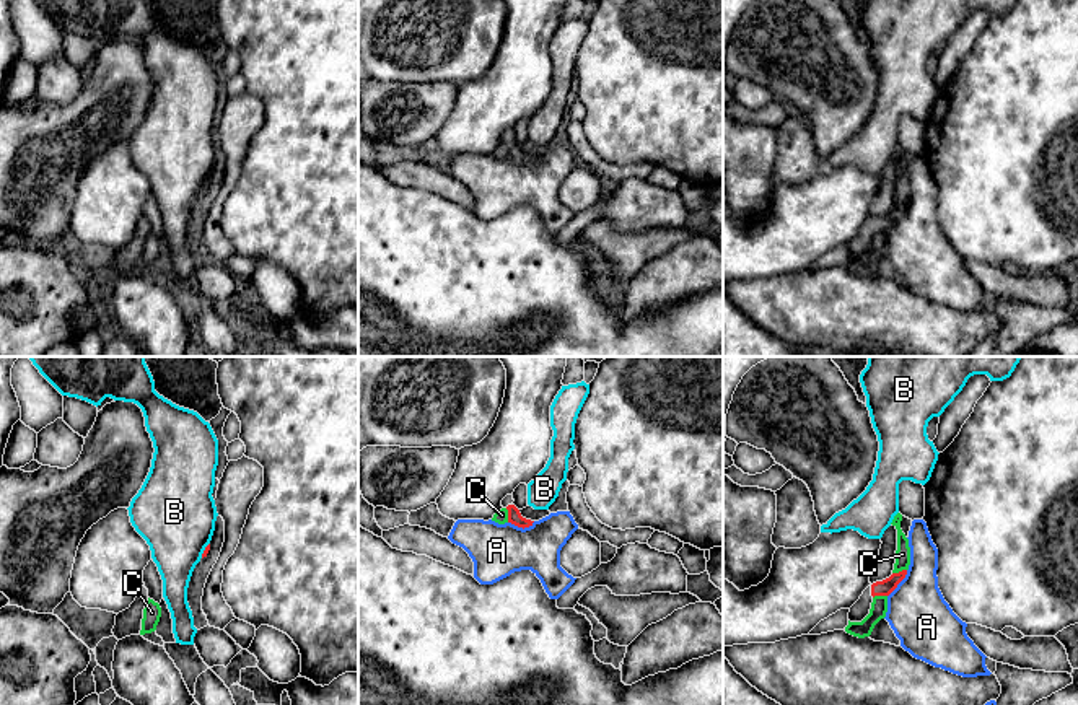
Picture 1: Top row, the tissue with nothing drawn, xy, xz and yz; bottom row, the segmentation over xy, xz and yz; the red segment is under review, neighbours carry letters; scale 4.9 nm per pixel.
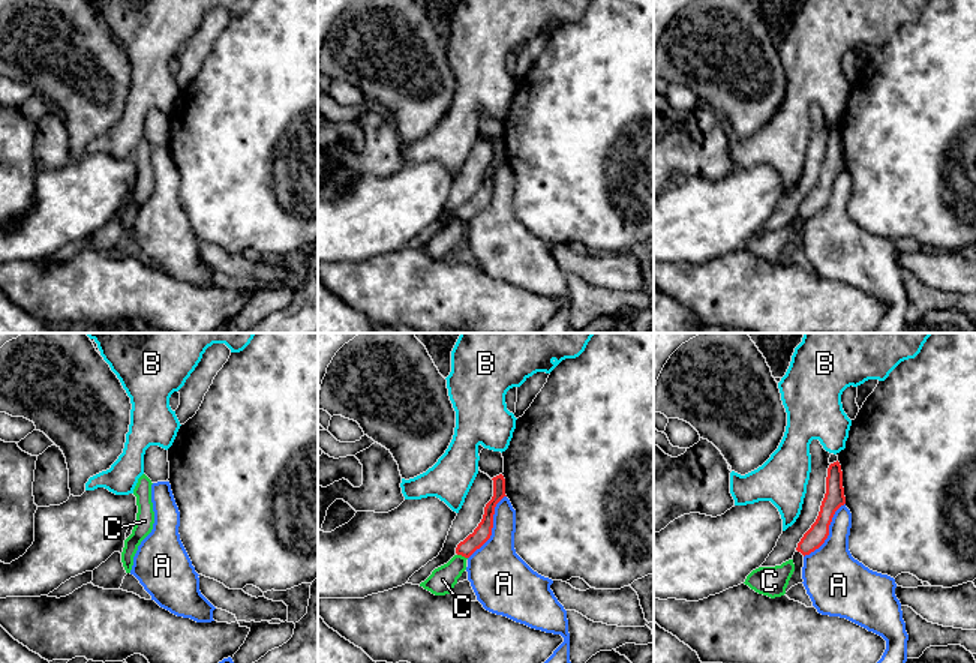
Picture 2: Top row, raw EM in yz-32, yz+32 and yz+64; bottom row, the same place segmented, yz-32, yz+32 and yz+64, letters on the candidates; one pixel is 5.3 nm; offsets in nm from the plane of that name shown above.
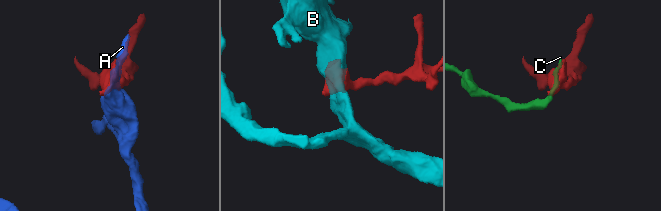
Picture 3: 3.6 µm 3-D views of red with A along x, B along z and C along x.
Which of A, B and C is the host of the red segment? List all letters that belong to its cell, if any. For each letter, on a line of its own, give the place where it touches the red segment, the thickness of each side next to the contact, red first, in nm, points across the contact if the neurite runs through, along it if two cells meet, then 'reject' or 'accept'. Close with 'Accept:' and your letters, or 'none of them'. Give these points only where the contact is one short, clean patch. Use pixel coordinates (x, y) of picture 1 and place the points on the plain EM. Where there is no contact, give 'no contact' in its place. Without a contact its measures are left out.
A: xz (521, 162) | 70/260 nm | reject
B: xy (204, 186) | 20/400 nm | along xy (209, 178), (201, 192) | reject
C: xz (508, 150) | 70/70 nm | along xz (505, 144), (508, 157) | reject
Accept: none of them

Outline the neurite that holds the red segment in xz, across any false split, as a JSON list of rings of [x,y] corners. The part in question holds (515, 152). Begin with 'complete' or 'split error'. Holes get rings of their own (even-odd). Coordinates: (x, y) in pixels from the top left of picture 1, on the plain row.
split error; [[[506,130],[502,135],[502,142],[508,145],[508,158],[523,164],[532,161],[534,156],[523,153],[519,145],[513,140],[513,137],[513,130]]]

